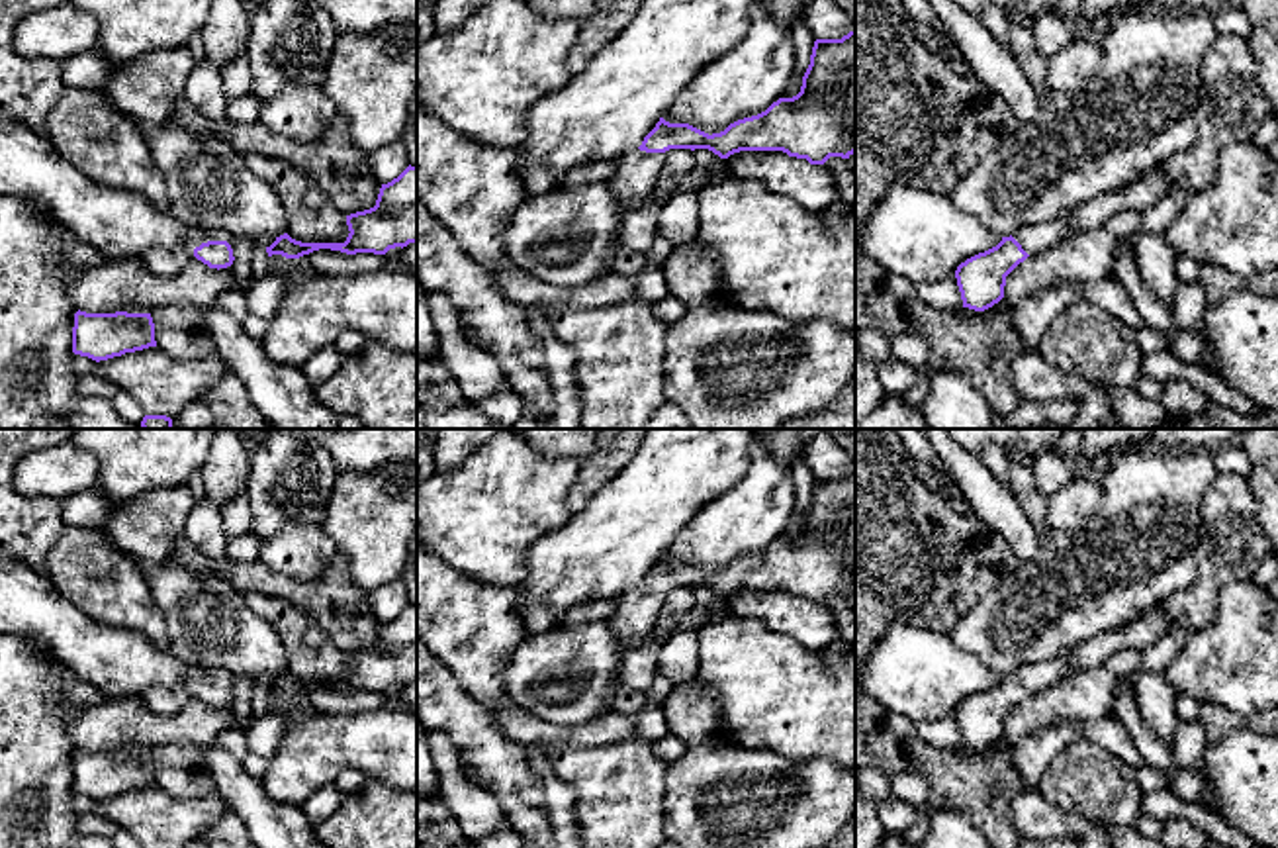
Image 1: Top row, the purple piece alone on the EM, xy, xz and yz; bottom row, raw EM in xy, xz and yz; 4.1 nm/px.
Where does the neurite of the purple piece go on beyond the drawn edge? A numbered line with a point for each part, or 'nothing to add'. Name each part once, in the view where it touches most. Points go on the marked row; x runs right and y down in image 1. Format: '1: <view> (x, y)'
1: xy (196, 235)

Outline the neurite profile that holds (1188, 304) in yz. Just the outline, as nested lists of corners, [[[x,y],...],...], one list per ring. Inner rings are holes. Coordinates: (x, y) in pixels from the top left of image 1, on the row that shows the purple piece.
[[[1178,282],[1172,300],[1174,321],[1180,331],[1206,331],[1204,309],[1208,307],[1200,282]]]

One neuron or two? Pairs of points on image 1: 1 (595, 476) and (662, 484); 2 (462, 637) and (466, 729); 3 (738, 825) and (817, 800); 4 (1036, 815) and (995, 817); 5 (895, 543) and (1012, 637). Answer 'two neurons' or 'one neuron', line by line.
1: two neurons
2: two neurons
3: one neuron
4: two neurons
5: two neurons

